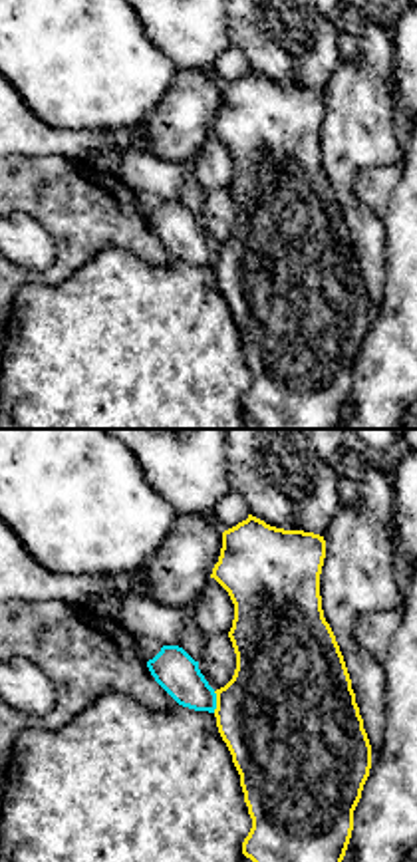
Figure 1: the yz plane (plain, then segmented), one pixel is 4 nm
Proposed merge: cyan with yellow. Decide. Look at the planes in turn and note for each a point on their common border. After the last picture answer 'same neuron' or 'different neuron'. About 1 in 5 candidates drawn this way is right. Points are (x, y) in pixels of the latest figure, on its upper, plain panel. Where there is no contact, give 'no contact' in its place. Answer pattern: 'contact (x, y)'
contact (215, 257)

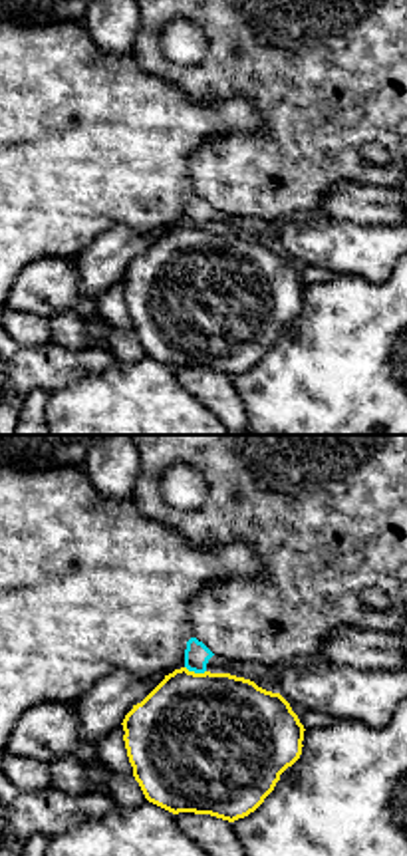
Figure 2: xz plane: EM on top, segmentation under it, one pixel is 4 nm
contact (195, 227)

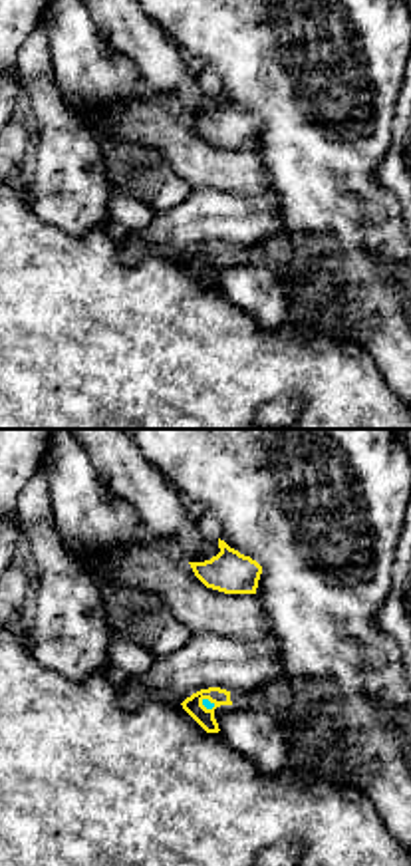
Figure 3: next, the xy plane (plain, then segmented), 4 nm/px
contact (209, 257)

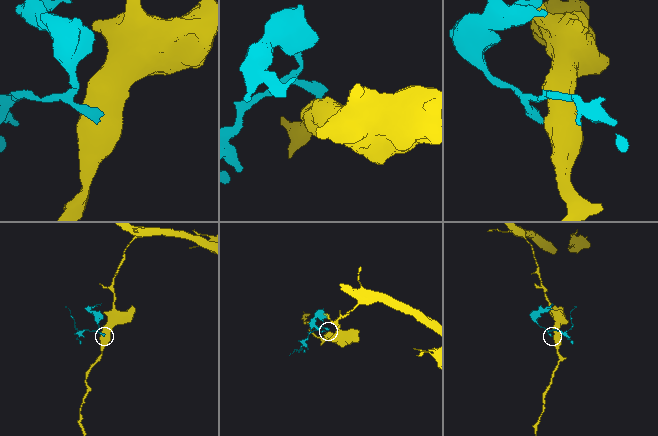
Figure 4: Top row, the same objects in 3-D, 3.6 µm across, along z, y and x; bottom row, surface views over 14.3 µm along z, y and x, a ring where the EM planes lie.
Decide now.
different neuron

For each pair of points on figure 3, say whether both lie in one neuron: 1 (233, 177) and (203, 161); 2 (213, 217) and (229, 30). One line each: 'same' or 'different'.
1: same
2: different

